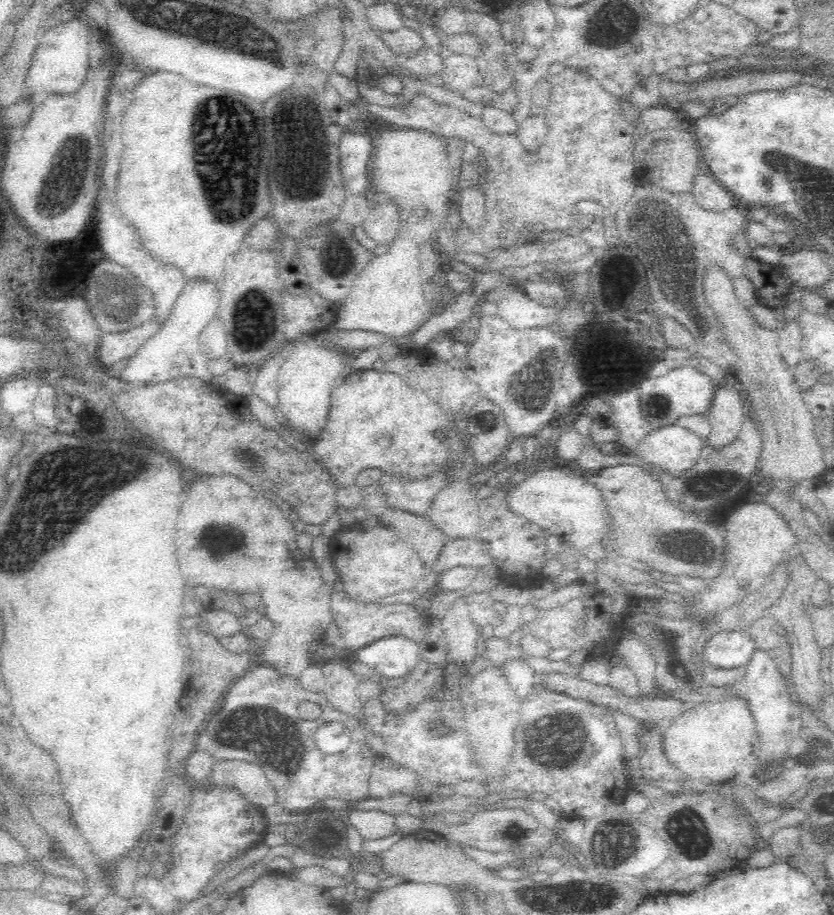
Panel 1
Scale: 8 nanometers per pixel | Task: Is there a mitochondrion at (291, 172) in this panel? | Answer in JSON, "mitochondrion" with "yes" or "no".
{"mitochondrion":"yes"}

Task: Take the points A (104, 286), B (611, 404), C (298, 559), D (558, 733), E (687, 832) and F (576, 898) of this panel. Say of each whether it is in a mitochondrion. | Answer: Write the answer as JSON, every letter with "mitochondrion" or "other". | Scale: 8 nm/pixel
{"A":"mitochondrion","B":"other","C":"other","D":"mitochondrion","E":"mitochondrion","F":"mitochondrion"}

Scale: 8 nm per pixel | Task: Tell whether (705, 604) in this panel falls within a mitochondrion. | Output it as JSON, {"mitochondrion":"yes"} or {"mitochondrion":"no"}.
{"mitochondrion":"no"}

